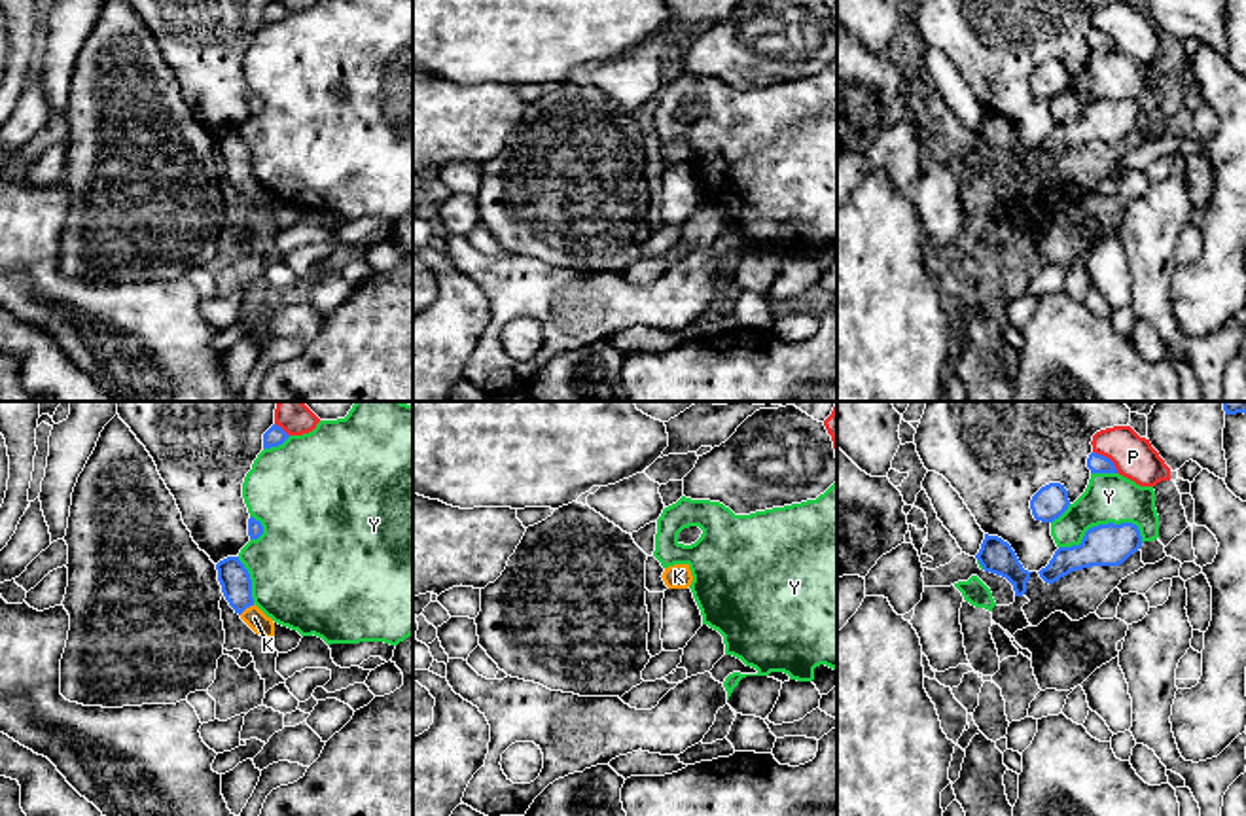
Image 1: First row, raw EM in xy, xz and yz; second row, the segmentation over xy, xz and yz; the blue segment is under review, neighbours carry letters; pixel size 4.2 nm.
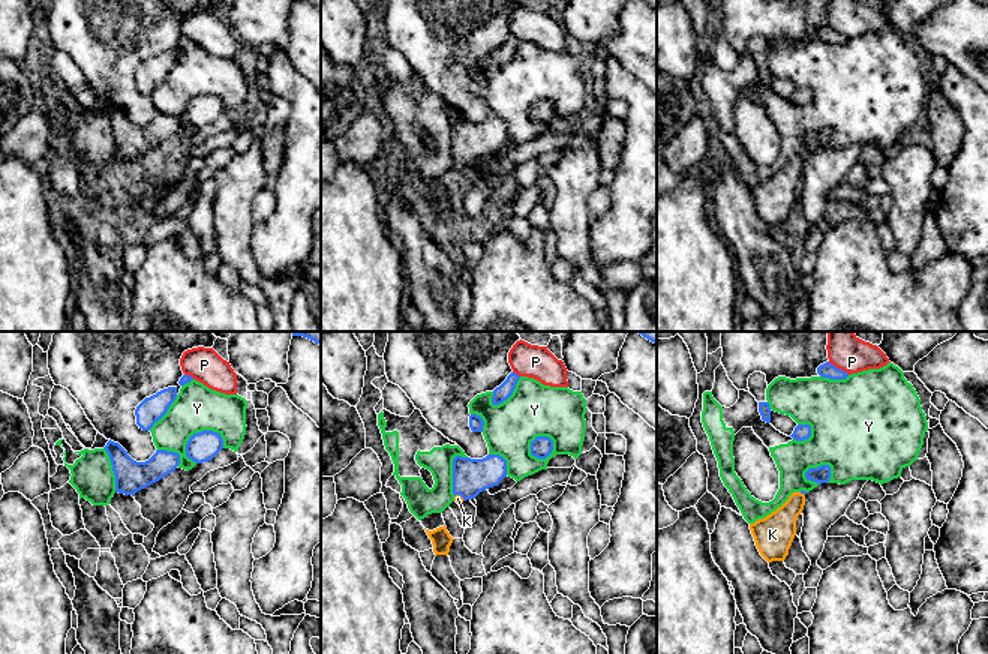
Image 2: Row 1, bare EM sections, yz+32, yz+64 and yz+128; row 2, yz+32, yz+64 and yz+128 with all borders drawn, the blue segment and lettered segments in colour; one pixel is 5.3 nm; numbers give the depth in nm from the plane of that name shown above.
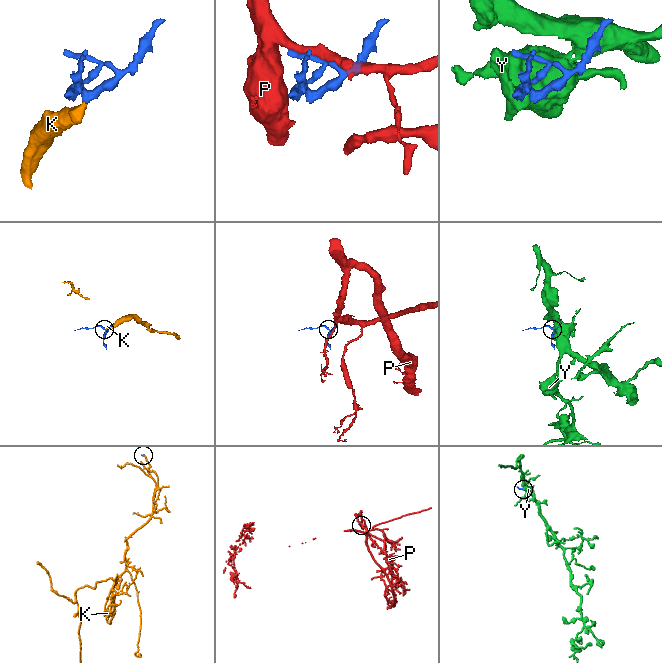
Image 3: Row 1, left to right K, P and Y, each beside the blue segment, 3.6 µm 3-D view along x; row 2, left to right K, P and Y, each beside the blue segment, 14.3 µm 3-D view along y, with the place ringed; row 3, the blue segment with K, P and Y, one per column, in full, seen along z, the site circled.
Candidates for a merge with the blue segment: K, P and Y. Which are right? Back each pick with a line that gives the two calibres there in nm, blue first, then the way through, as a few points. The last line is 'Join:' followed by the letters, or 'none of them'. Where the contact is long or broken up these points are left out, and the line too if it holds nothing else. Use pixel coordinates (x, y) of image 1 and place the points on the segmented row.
K: Thickness 130 nm (blue) against 90 nm. Path across: xy (235, 582), (239, 599), (247, 606), (254, 618)
Join: K

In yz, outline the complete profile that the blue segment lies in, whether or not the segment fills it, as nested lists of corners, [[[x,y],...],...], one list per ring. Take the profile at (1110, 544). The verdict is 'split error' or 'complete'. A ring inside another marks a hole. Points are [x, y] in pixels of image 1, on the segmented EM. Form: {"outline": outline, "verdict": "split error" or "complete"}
{"outline": [[[1098,524],[1085,532],[1079,545],[1059,547],[1038,574],[1045,583],[1055,583],[1070,572],[1091,566],[1119,566],[1142,545],[1136,524]]], "verdict": "complete"}

